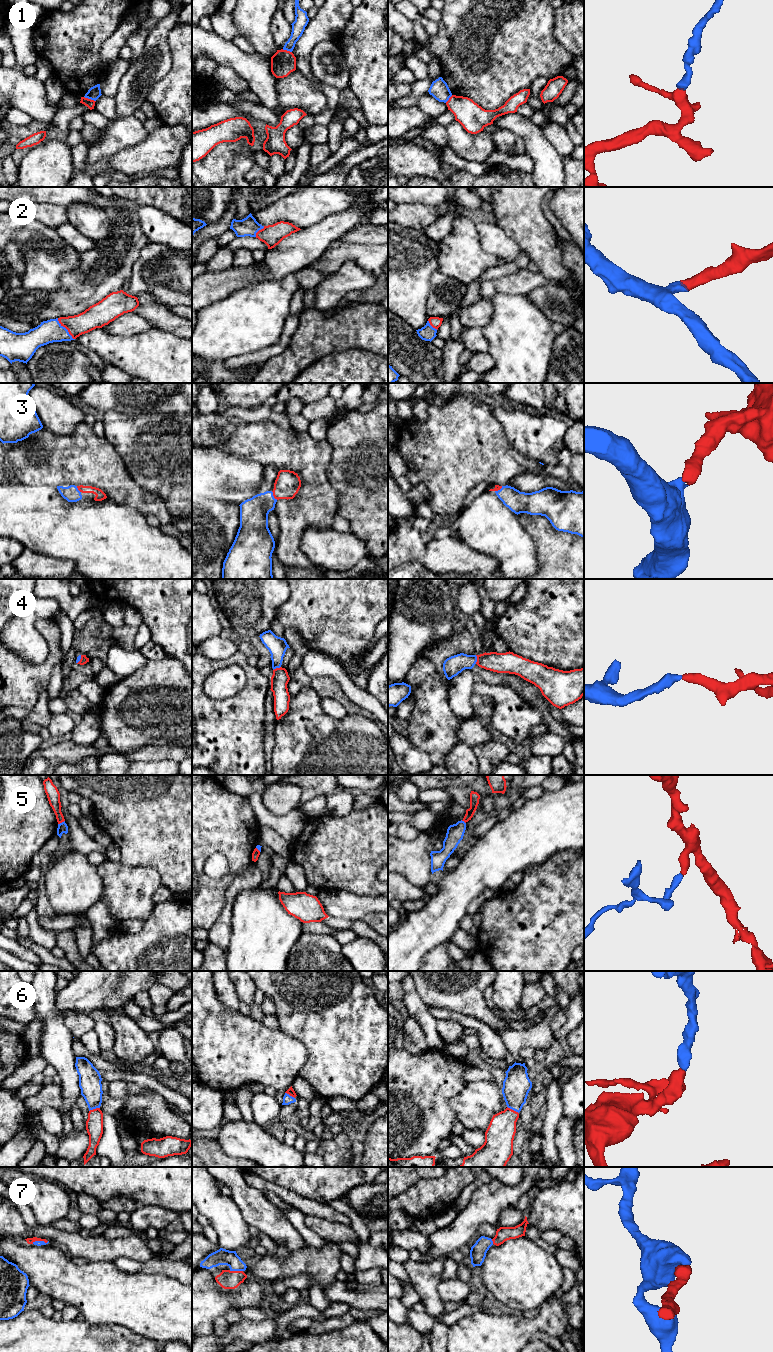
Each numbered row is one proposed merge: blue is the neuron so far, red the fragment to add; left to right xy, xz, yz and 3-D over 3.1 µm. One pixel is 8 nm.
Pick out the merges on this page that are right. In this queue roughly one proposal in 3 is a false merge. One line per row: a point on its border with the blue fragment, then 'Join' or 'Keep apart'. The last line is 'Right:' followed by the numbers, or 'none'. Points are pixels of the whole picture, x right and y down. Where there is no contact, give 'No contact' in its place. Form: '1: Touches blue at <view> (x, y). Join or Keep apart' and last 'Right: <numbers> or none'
1: Touches blue at xy (90, 98). Keep apart
2: Touches blue at xy (66, 329). Join
3: Touches blue at xz (273, 496). Join
4: Touches blue at yz (476, 659). Join
5: Touches blue at xy (62, 822). Keep apart
6: Touches blue at yz (513, 1109). Join
7: Touches blue at xz (236, 1270). Join
Right: 2, 3, 4, 6, 7

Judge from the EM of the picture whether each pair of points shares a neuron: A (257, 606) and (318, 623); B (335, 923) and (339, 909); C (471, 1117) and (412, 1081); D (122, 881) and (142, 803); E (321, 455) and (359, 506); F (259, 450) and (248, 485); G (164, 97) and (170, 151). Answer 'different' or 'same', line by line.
A: different
B: different
C: different
D: different
E: different
F: different
G: different

